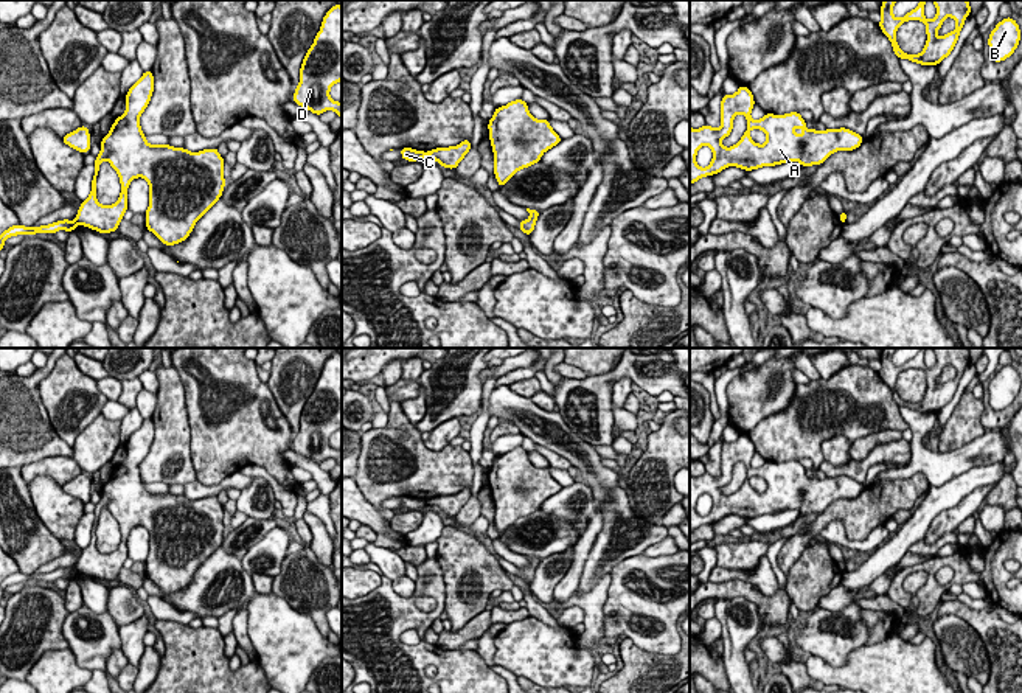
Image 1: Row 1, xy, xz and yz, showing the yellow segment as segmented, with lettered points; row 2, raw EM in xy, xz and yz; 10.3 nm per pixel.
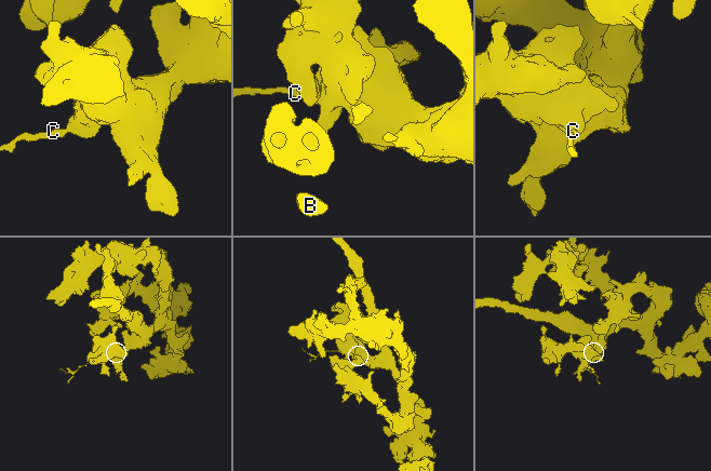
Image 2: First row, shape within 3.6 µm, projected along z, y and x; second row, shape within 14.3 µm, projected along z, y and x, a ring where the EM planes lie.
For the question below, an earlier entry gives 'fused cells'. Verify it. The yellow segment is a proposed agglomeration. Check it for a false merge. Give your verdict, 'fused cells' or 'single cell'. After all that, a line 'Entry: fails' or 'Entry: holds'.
fused cells
Entry: holds

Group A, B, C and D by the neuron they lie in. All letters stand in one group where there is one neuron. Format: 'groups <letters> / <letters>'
groups A B D / C

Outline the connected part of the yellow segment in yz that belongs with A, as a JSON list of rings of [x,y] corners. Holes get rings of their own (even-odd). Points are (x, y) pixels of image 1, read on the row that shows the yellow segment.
[[[741,85],[736,93],[722,96],[719,129],[708,124],[699,129],[690,127],[690,185],[728,166],[752,171],[795,160],[806,168],[822,165],[831,154],[854,151],[864,141],[864,137],[846,127],[809,131],[798,112],[766,113],[761,120],[753,120],[750,117],[753,106],[752,92],[747,85]],[[738,113],[746,117],[747,129],[736,145],[725,148],[721,140],[732,134],[733,118]],[[752,129],[761,129],[767,135],[764,145],[752,140],[749,134]],[[705,145],[711,148],[713,158],[707,168],[700,168],[696,155]]]

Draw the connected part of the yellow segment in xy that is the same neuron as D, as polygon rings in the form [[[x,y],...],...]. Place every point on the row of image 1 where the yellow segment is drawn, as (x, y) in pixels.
[[[334,5],[323,17],[320,31],[308,50],[294,103],[322,115],[334,110],[342,118],[342,103],[329,96],[334,84],[342,81],[342,6]]]

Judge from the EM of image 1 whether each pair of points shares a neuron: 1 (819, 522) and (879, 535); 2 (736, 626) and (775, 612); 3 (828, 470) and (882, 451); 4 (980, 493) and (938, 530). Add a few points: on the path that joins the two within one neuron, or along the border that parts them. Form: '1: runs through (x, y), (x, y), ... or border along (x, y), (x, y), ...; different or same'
1: runs through (834, 524), (858, 524), (864, 530); same
2: border along (729, 597), (749, 598), (755, 605), (761, 626); different
3: runs through (842, 470), (859, 470), (869, 462); same
4: runs through (969, 504), (949, 519); same

